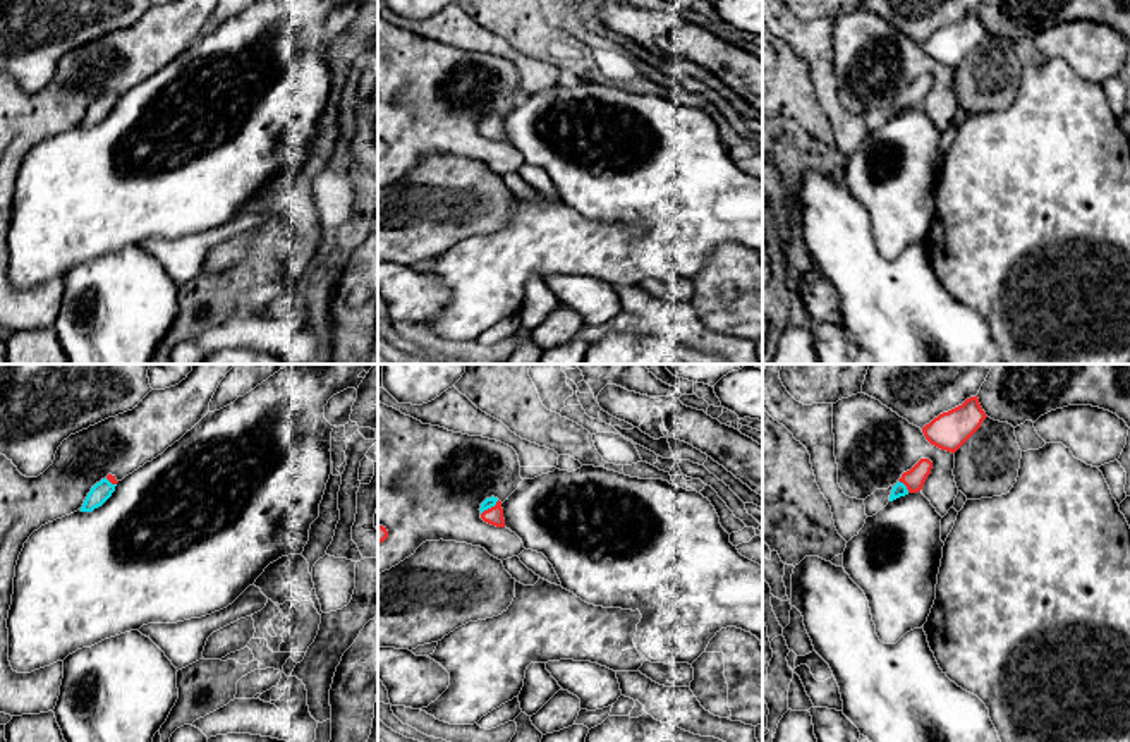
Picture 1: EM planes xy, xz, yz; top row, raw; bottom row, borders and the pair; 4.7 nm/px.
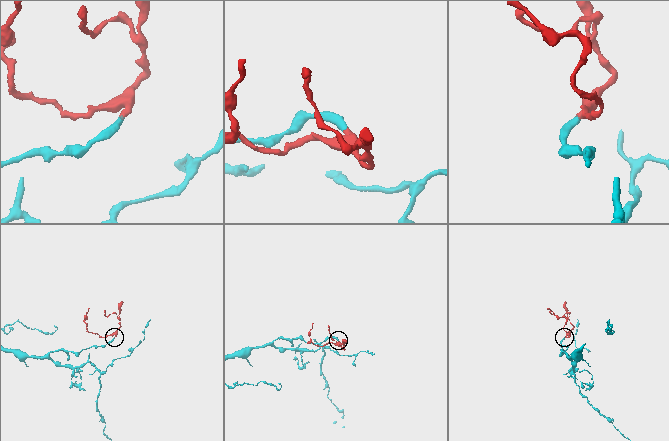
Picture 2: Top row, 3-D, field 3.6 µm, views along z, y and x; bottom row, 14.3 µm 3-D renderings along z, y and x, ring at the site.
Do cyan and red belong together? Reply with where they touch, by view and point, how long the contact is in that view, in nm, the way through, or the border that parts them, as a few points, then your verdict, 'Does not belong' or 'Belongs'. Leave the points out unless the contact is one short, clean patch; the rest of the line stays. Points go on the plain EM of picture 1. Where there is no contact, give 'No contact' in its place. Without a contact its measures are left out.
Touches cyan at yz (905, 102). Shared border 80 nm. Path across: yz (899, 105), (905, 102), (914, 95). Belongs

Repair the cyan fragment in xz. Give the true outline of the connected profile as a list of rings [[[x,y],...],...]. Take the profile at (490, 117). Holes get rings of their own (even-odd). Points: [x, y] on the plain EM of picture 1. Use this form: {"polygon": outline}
{"polygon": [[[495,112],[481,119],[481,134],[491,141],[505,143],[501,117]]]}

